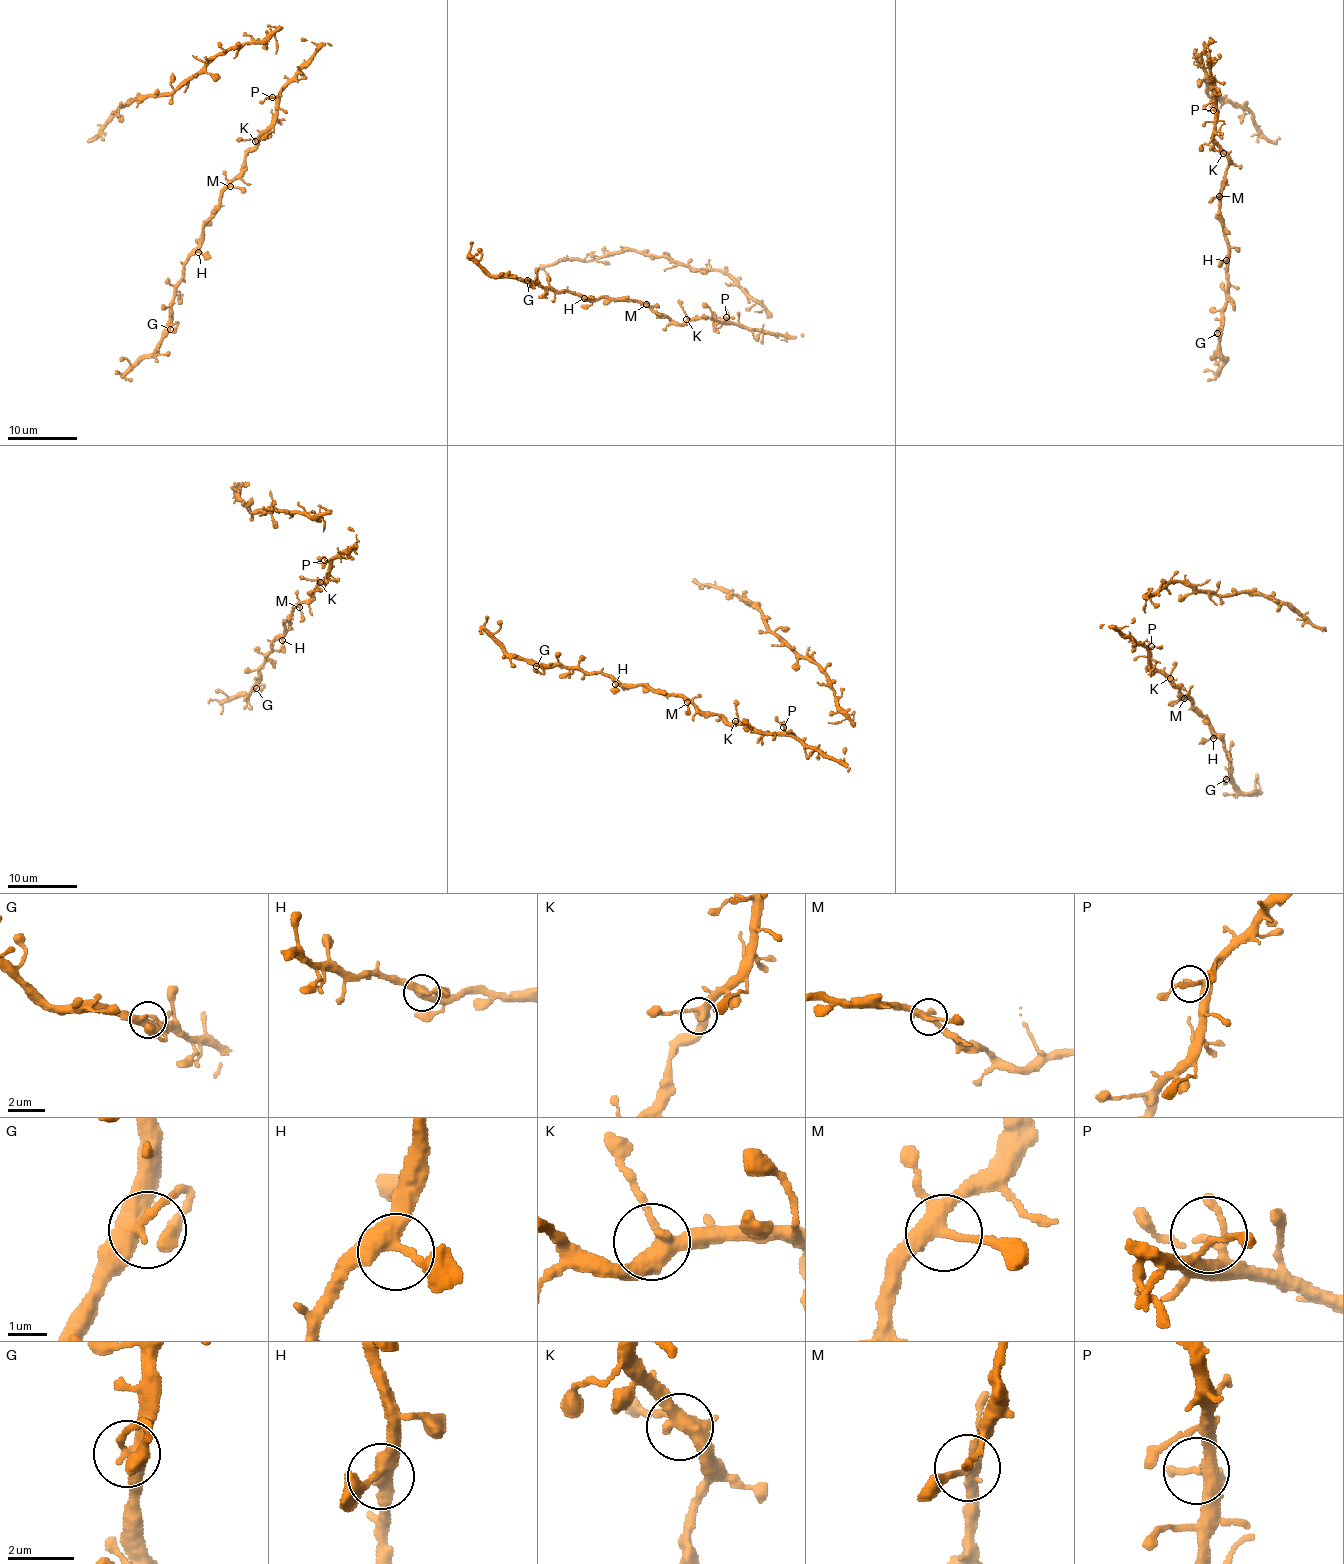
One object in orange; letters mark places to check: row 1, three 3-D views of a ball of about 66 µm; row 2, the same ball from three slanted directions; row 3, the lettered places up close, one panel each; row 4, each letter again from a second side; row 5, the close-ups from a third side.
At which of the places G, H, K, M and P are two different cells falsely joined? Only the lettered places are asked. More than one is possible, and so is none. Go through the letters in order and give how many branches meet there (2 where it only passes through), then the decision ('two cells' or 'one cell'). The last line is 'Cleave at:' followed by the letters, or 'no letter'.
G: branches 3; one cell
H: branches 3; one cell
K: branches 3; one cell
M: branches 4; one cell
P: branches 4; one cell
Cleave at: no letter

